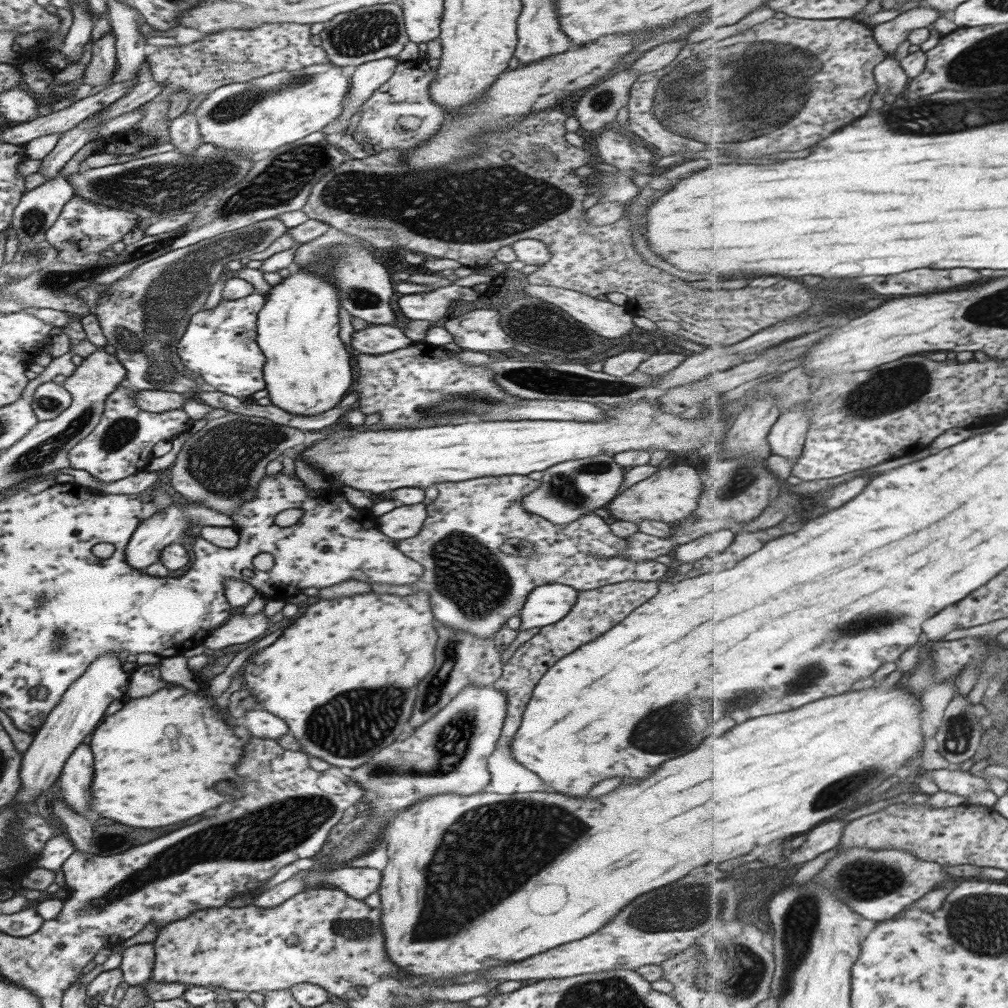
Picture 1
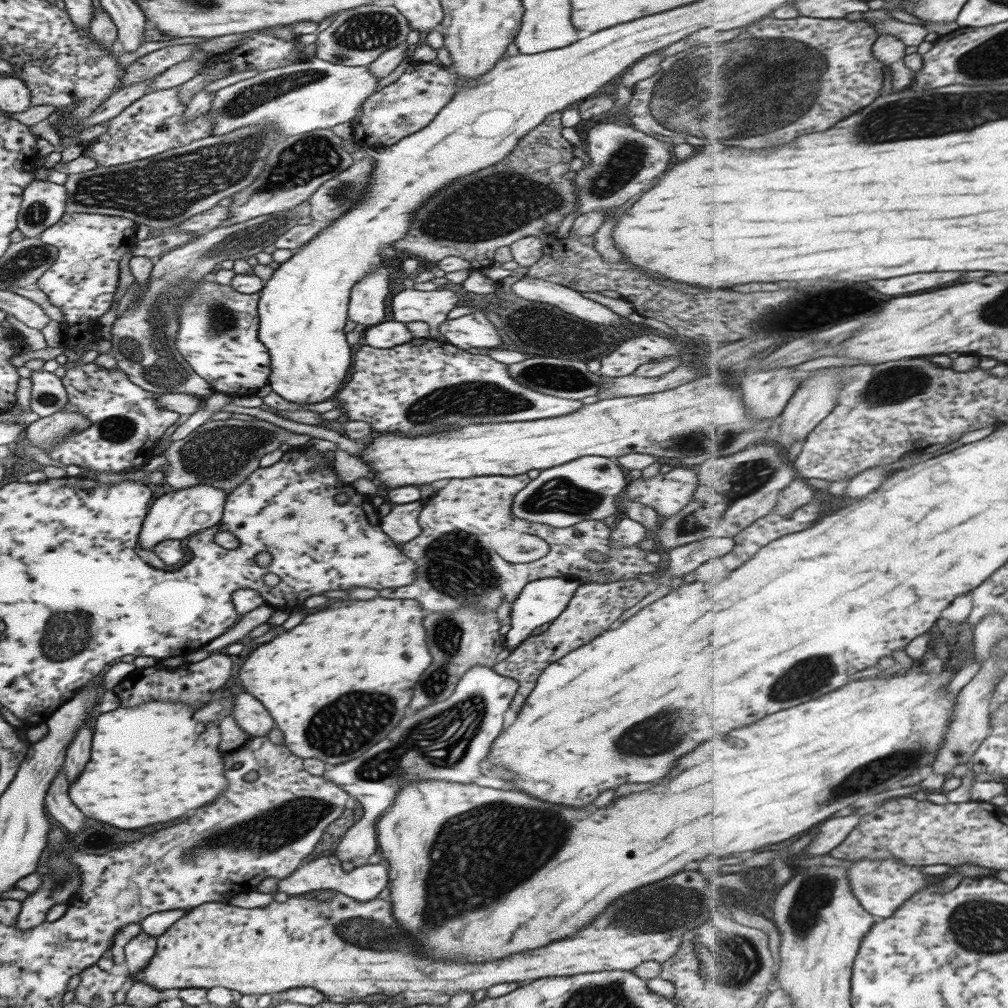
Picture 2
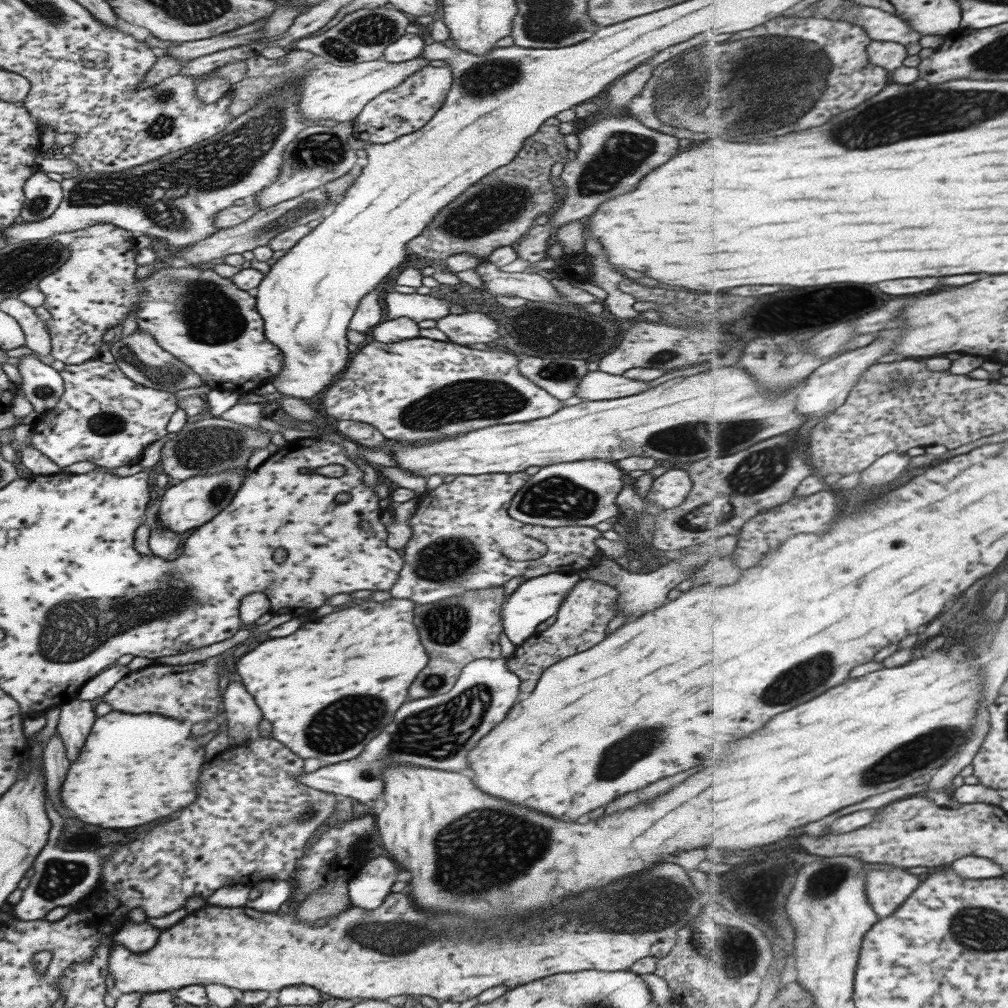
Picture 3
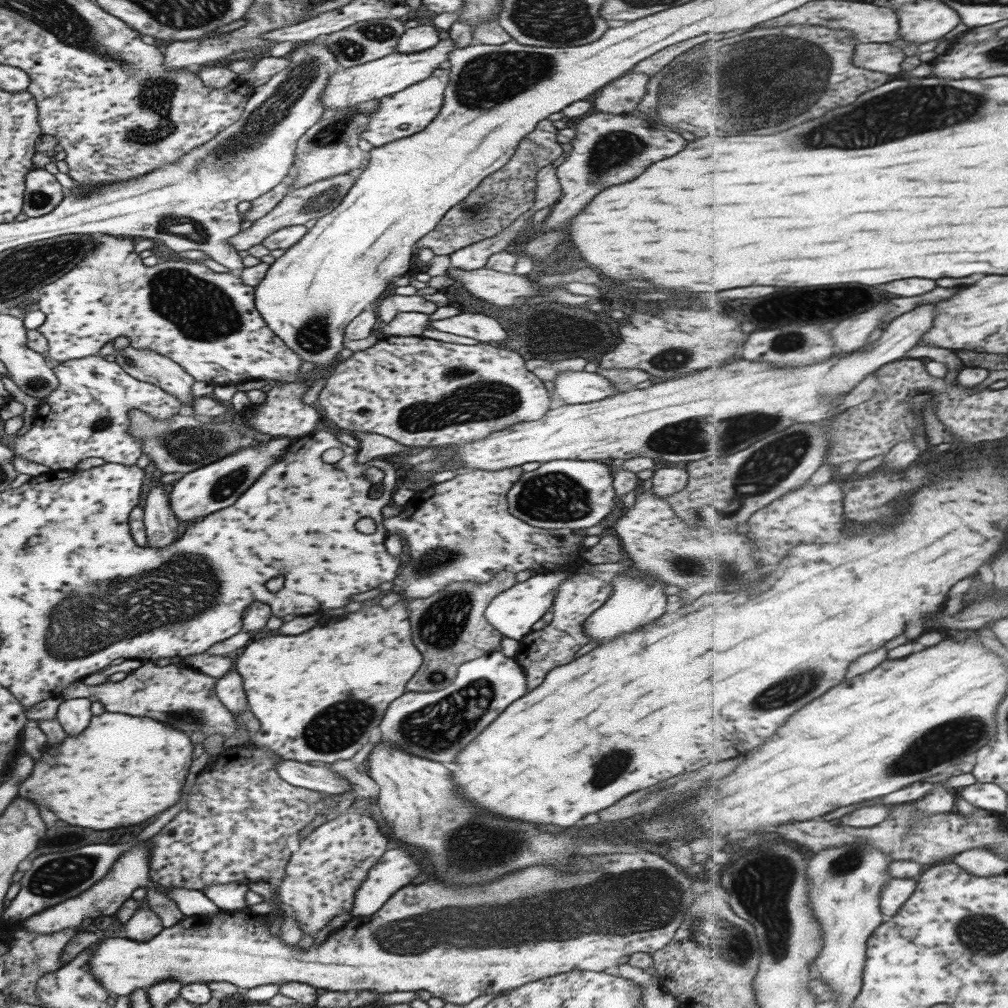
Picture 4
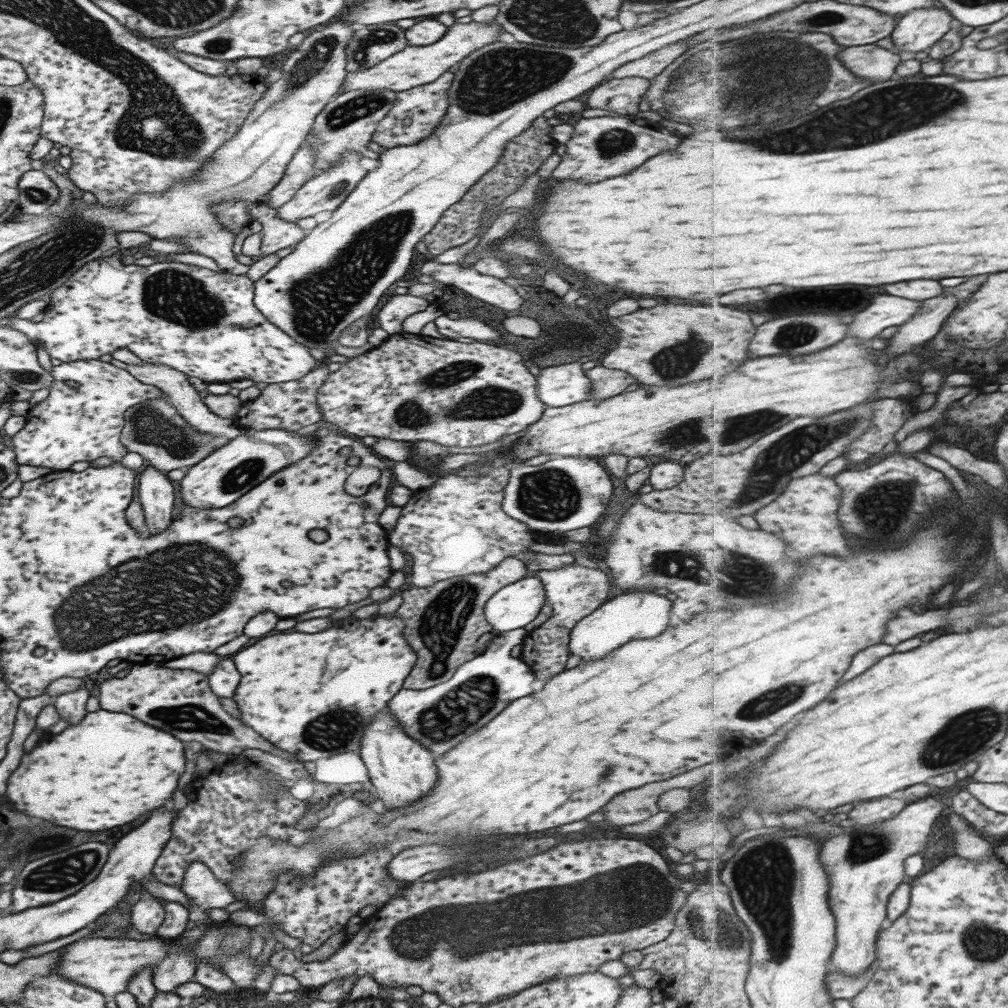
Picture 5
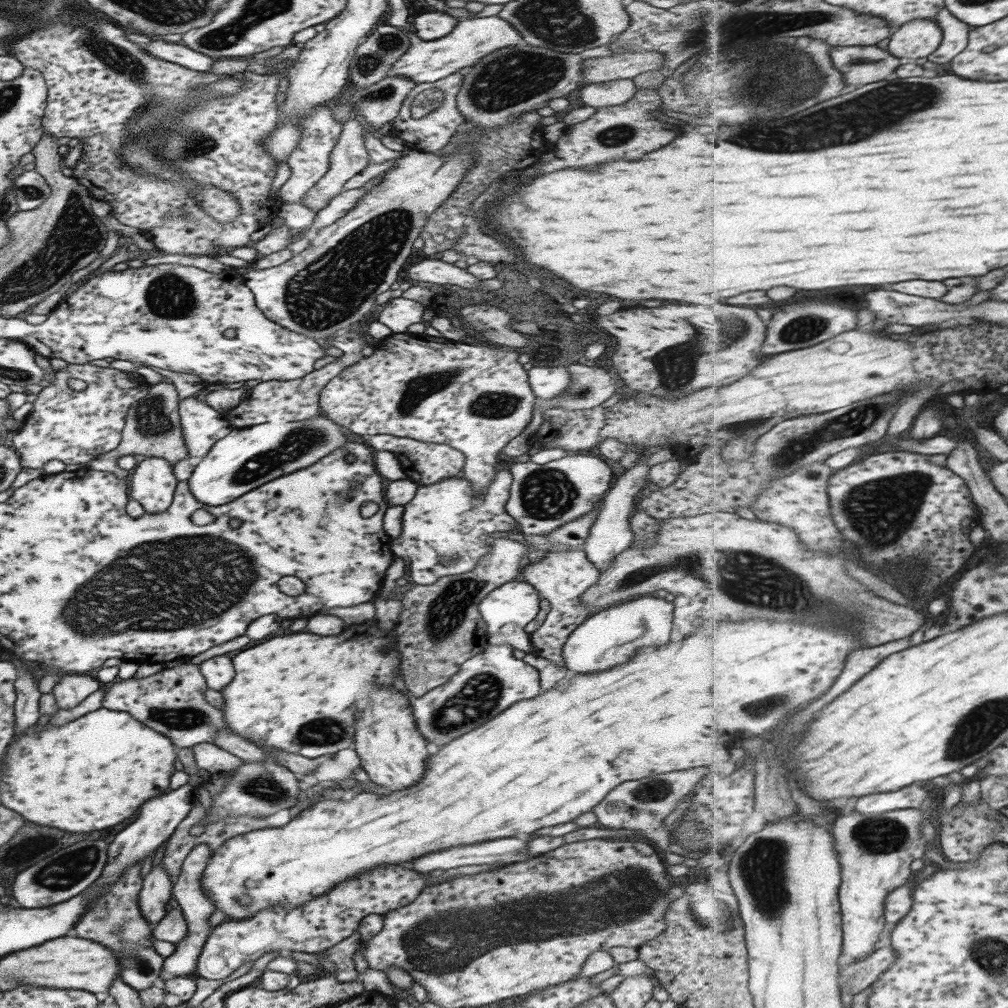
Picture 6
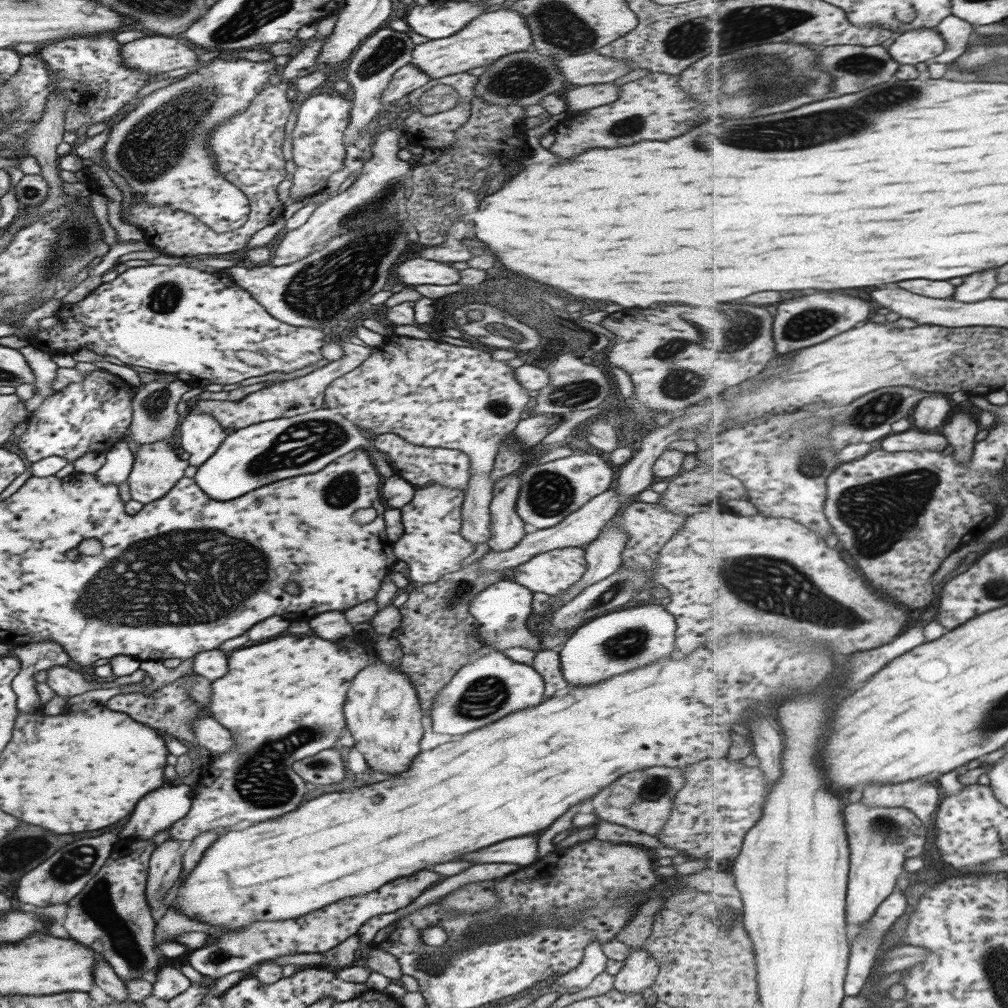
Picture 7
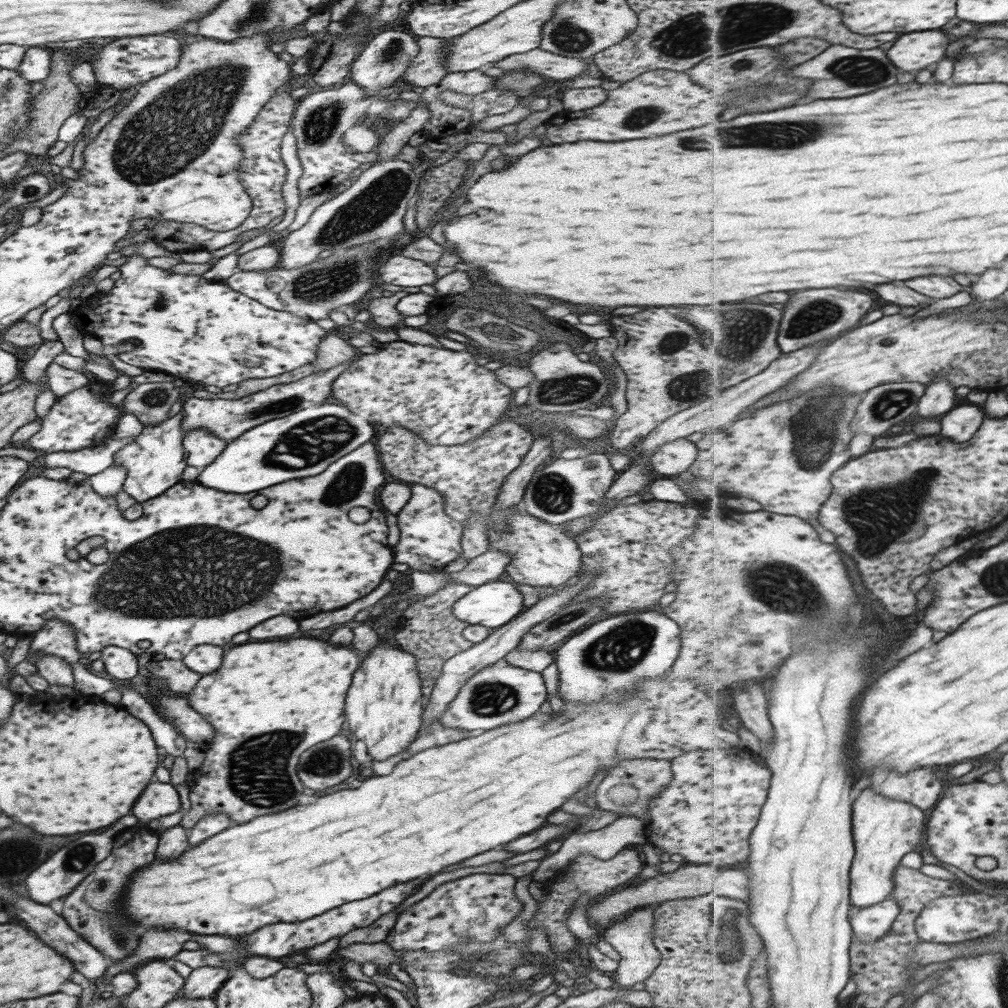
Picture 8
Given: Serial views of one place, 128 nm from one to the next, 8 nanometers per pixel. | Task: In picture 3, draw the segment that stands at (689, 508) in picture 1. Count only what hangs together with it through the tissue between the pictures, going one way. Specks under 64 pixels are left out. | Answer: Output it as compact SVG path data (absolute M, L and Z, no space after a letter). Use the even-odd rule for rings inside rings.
M667 470L651 483L646 499L661 508L670 509L683 502L692 485L689 474L683 470Z

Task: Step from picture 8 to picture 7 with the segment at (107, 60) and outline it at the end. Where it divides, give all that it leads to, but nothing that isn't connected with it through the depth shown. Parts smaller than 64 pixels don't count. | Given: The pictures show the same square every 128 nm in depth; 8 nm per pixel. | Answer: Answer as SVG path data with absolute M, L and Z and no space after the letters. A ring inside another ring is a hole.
M147 33L141 38L122 44L119 52L124 66L148 74L193 67L199 55L196 49L179 44L176 36Z

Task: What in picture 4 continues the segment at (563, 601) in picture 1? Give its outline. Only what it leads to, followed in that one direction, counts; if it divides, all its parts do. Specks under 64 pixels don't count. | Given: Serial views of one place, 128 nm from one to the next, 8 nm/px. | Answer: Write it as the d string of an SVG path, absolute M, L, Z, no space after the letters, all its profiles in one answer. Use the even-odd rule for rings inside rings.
M555 571L550 573L535 573L523 582L516 582L507 590L496 594L485 607L484 619L503 637L518 641L531 631L531 626L539 620L553 602L553 593L556 586L572 572Z

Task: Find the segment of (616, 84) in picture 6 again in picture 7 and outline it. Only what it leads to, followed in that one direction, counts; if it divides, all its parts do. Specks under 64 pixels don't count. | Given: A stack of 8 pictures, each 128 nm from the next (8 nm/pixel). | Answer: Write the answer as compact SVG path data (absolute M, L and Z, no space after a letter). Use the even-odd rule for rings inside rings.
M611 83L576 86L565 92L566 111L578 111L603 106L613 102L618 95L618 86Z

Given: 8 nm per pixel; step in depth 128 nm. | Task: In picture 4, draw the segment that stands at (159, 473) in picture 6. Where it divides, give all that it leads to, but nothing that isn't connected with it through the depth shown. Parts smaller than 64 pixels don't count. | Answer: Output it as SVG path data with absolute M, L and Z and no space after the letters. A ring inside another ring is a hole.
M151 486L143 498L142 523L146 546L167 546L177 536L177 521L172 513L165 486Z

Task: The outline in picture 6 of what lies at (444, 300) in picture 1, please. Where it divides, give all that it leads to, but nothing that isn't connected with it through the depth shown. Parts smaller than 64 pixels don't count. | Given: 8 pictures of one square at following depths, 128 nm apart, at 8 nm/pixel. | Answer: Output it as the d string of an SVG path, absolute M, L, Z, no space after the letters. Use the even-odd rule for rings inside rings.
M396 297L389 299L377 316L377 322L381 322L389 328L391 333L403 333L411 324L421 322L421 314L425 305L415 300Z

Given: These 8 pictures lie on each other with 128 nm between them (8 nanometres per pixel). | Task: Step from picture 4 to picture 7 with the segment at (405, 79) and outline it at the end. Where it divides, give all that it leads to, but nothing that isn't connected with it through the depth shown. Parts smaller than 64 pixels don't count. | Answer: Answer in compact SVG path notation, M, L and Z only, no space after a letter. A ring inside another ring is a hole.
M495 8L492 12L480 14L451 36L414 45L409 63L430 79L441 78L450 74L465 73L479 66L487 67L502 56L528 49L532 49L532 34L525 17L514 10Z

